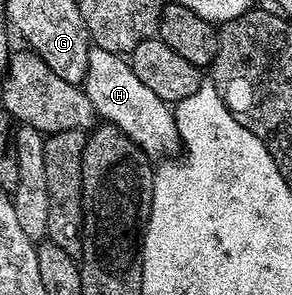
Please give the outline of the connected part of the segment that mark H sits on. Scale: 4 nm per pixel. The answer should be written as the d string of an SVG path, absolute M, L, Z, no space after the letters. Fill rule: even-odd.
M91 47L84 89L97 115L105 123L116 125L122 133L144 149L147 155L174 156L181 151L181 140L171 105L156 98L156 93L148 90L148 86L144 86L140 78L136 78L129 59L123 58L117 52Z

